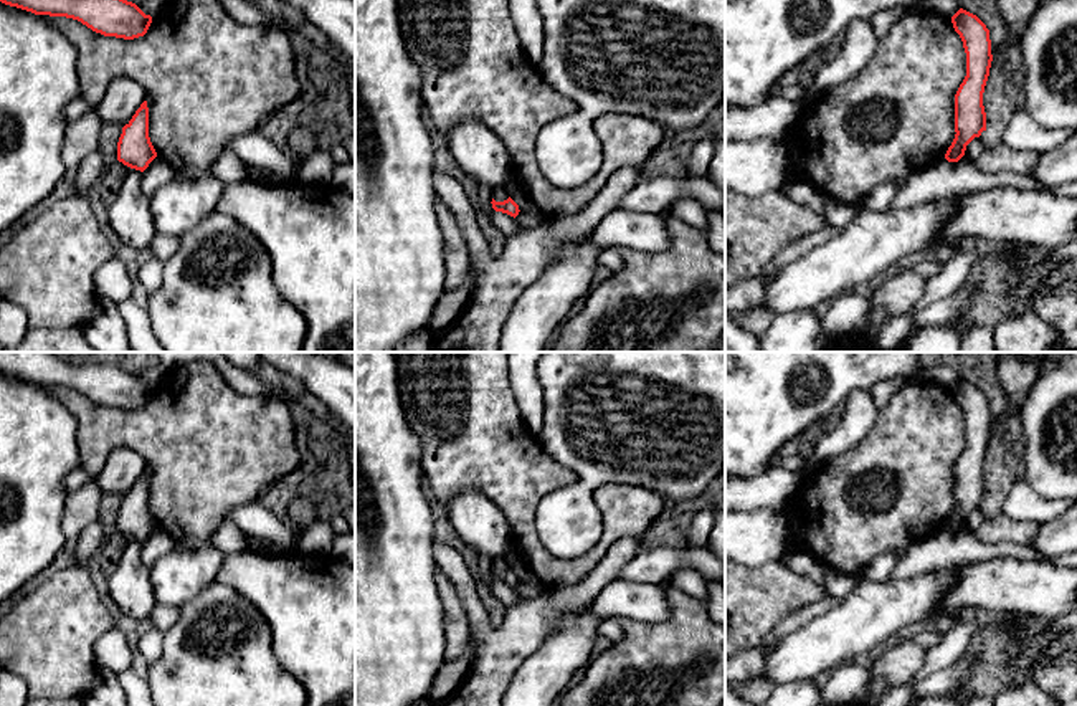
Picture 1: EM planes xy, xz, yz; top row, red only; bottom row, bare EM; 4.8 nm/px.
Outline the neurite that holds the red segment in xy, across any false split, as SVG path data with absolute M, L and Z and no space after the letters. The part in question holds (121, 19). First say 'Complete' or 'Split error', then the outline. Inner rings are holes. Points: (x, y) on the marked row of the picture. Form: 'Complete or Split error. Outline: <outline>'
Complete. Outline: M0 0L35 15L66 17L104 36L134 40L152 23L135 3L127 0Z

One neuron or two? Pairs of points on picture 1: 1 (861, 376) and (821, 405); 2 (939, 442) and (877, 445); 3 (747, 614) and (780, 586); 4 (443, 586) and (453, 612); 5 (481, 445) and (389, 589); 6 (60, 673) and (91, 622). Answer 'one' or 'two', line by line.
1: one
2: one
3: one
4: one
5: two
6: one

